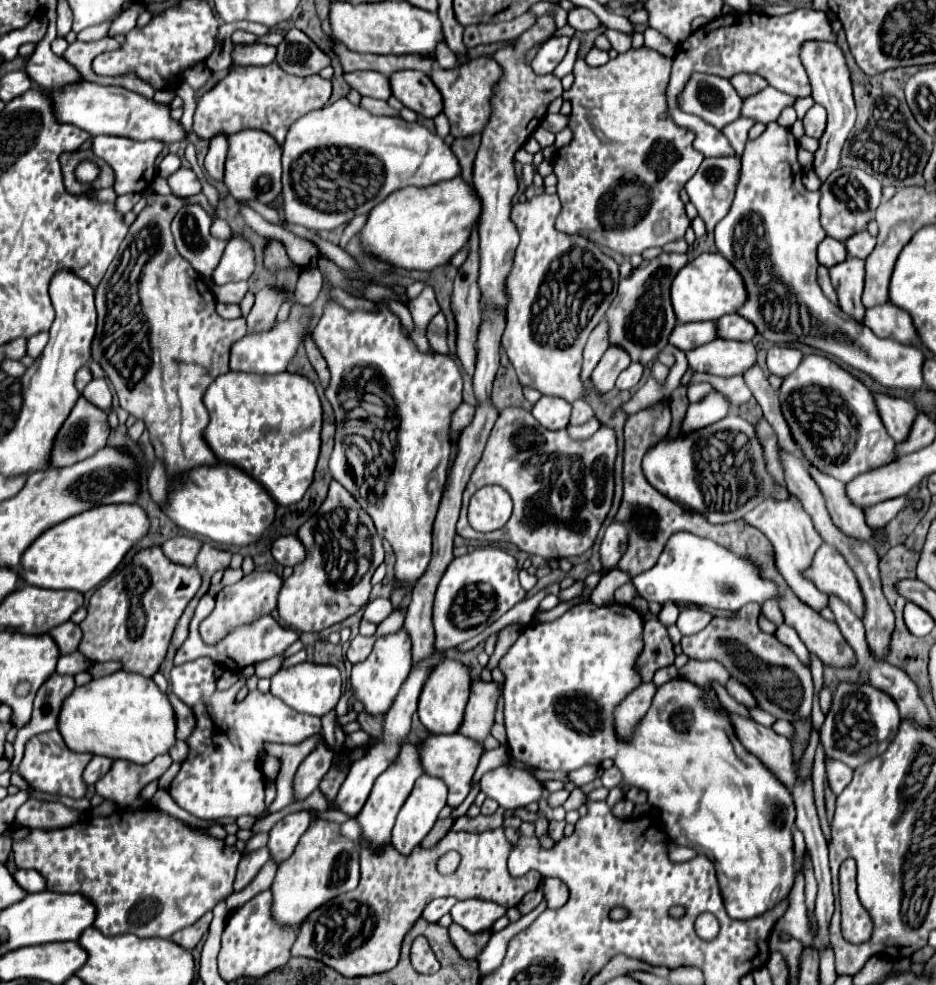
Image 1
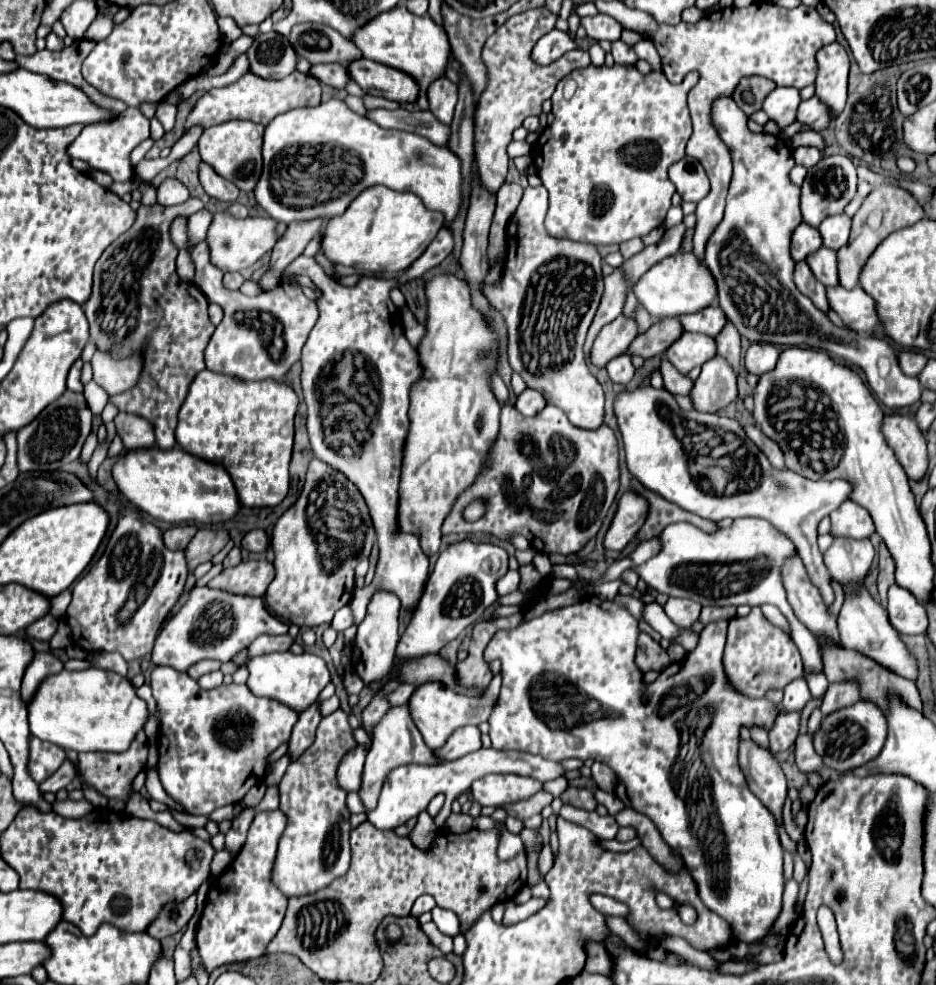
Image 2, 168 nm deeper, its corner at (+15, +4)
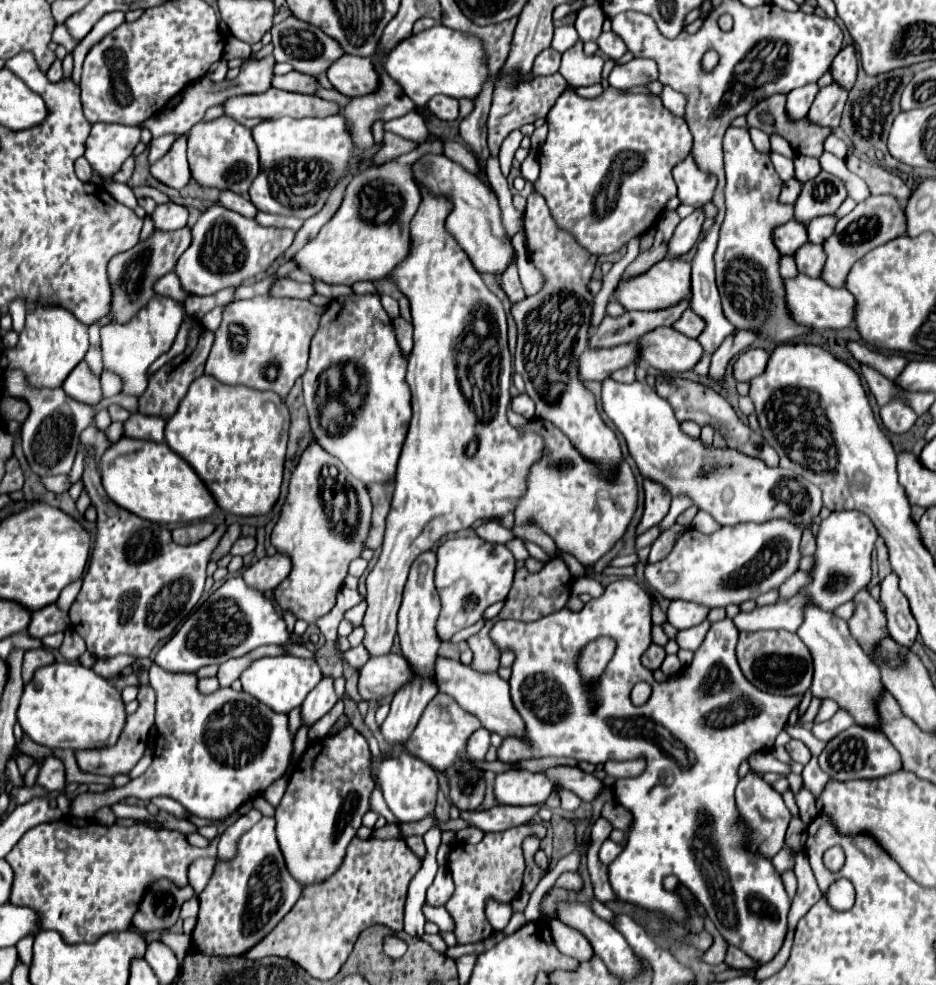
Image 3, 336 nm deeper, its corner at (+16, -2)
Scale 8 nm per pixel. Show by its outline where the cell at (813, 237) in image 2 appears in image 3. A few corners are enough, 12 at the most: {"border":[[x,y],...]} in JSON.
{"border":[[798,220],[774,228],[780,254],[794,254],[808,242]]}

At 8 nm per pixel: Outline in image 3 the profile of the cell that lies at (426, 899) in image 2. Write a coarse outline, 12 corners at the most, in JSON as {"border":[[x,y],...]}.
{"border":[[438,868],[426,902],[442,906],[454,892],[448,868]]}

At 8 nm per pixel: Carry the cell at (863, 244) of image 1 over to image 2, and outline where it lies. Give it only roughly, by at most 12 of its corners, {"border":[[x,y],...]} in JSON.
{"border":[[829,216],[819,232],[825,248],[839,250],[849,242],[851,218]]}

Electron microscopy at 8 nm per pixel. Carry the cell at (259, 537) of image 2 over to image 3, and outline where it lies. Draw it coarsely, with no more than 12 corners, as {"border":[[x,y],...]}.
{"border":[[242,536],[234,542],[230,554],[246,556],[254,552],[256,538]]}

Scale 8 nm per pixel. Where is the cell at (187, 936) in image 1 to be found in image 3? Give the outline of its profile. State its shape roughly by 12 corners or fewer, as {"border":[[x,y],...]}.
{"border":[[158,878],[146,888],[132,924],[142,932],[166,930],[180,906],[196,894]]}

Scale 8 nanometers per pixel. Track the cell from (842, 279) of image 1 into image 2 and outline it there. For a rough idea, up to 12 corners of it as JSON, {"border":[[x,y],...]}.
{"border":[[821,248],[807,258],[825,288],[839,286],[837,252]]}

